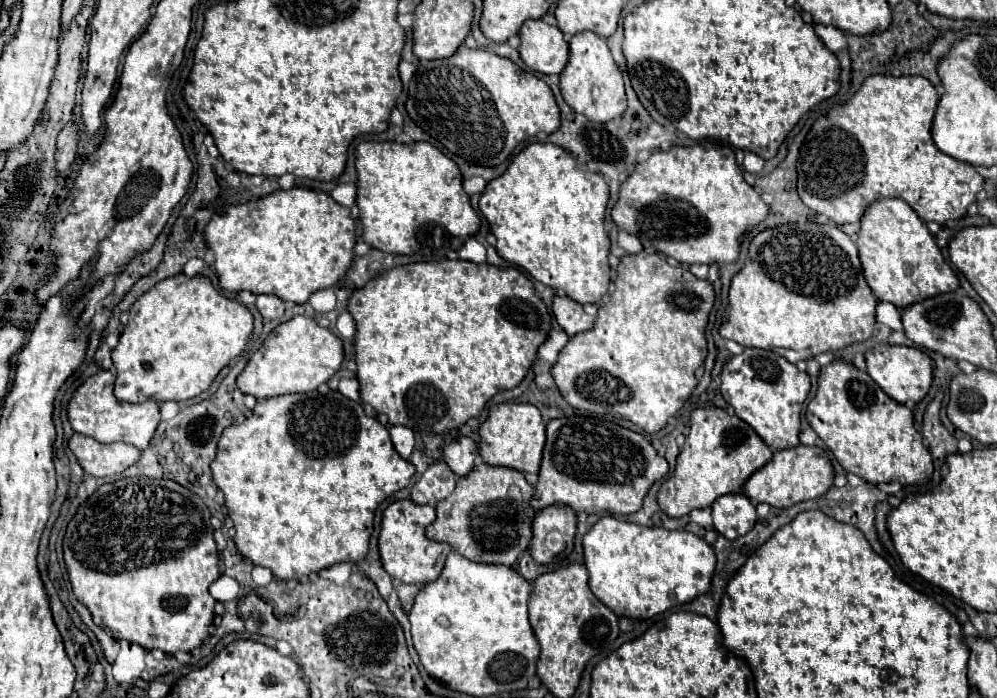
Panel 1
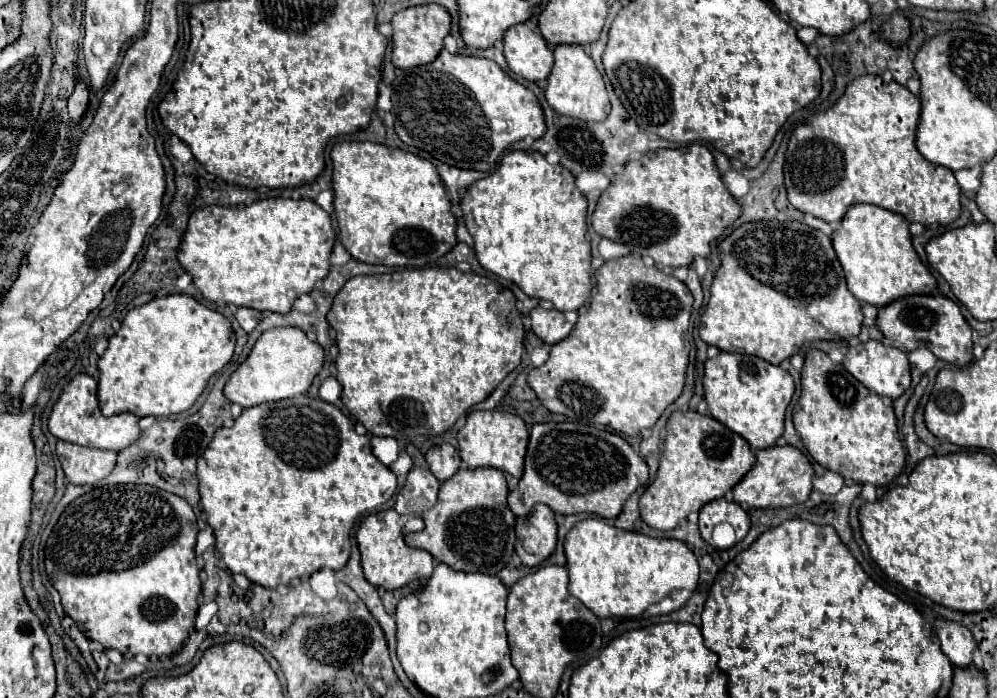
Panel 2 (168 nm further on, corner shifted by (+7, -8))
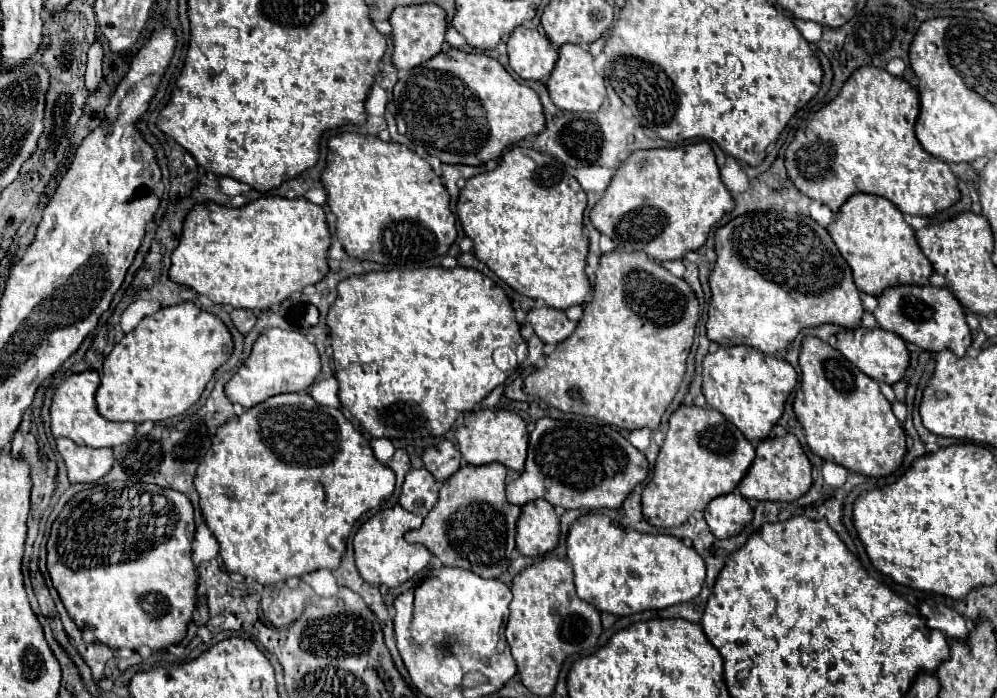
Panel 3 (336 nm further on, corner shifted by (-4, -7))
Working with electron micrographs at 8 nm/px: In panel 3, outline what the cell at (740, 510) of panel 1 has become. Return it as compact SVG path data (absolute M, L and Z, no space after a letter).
M731 492L707 504L705 520L711 532L719 540L725 540L743 532L743 528L753 520L753 508L741 494Z

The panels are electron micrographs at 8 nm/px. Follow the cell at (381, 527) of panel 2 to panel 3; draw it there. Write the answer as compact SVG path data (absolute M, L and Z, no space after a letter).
M397 504L393 508L379 510L357 530L357 534L353 538L355 564L367 584L371 584L371 586L385 584L389 588L397 588L429 566L429 560L433 558L433 554L423 544L409 544L403 538L405 532L419 528L421 522L423 522L423 516L407 512Z

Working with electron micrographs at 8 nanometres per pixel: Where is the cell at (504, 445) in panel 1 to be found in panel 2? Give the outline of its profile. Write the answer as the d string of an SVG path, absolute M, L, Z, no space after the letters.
M470 411L466 417L466 425L458 431L458 449L462 463L468 467L494 467L512 477L520 479L524 473L524 453L528 445L528 429L518 415L506 411Z

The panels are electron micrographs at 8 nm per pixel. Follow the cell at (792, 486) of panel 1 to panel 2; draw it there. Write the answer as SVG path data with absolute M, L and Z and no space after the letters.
M794 445L784 447L770 447L756 451L756 463L744 475L744 479L732 489L734 501L738 505L748 507L788 507L804 503L812 491L812 477L814 469L808 461L808 457L796 449Z

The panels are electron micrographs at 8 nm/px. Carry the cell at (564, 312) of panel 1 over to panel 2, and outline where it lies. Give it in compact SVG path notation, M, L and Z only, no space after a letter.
M536 307L530 311L530 319L532 319L534 335L548 345L554 345L554 343L562 341L564 337L568 337L574 327L564 319L564 313L556 311L556 309Z

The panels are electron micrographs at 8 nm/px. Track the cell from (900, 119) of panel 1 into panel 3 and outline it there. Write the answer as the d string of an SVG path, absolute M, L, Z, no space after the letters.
M865 66L851 74L835 100L825 104L811 120L795 132L793 142L785 152L789 180L811 200L819 200L837 214L853 194L875 194L891 200L903 214L929 218L943 212L961 200L959 180L951 168L923 150L915 136L919 118L919 92L909 82L887 74L881 68Z

